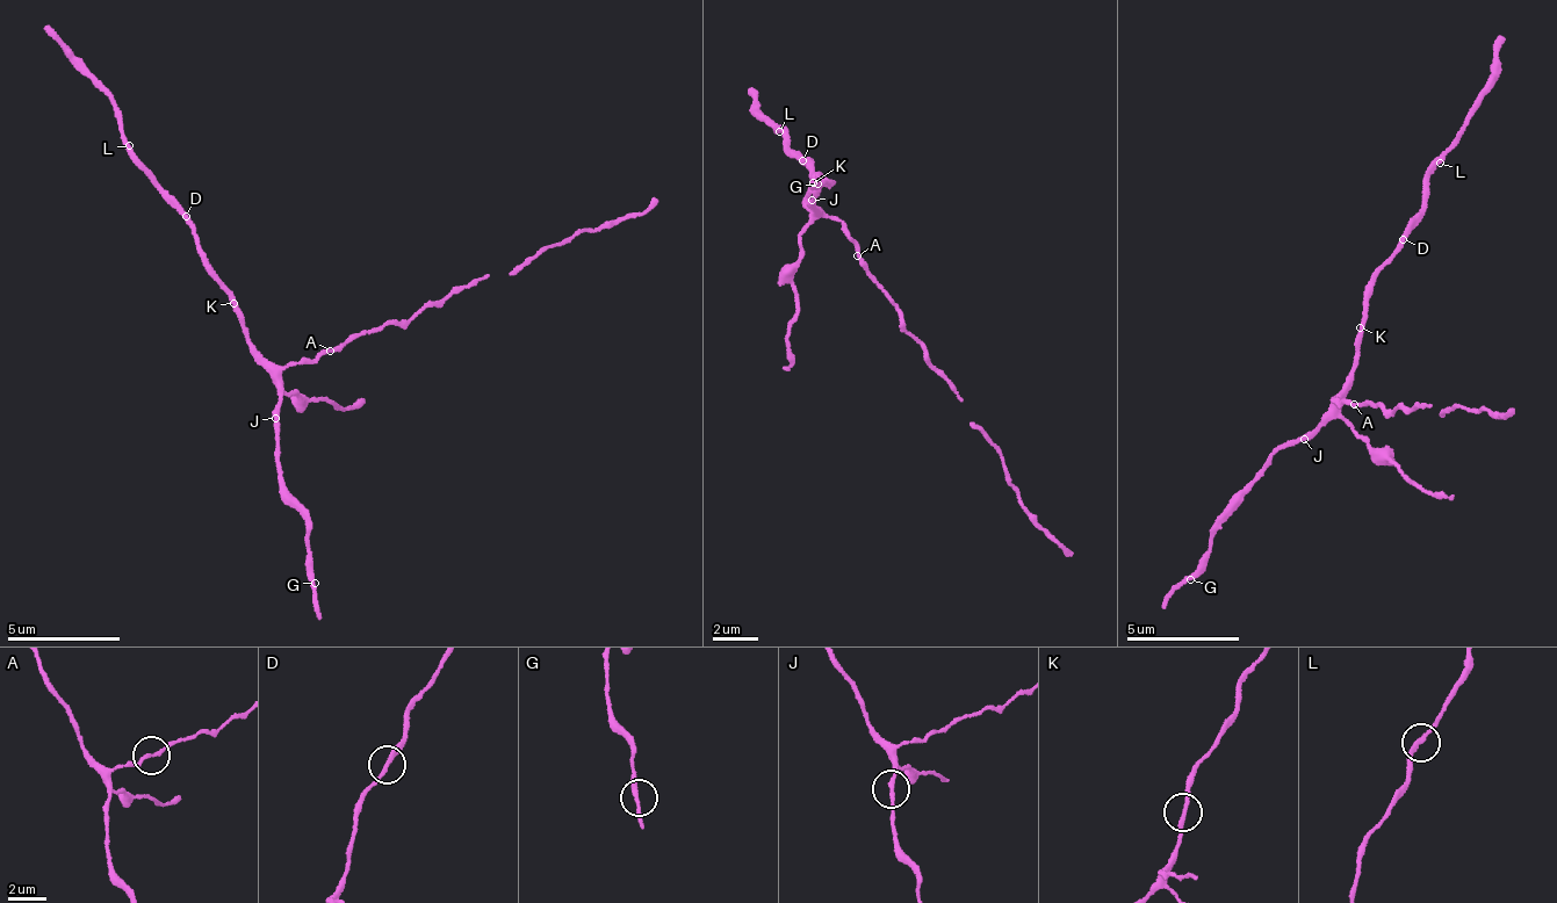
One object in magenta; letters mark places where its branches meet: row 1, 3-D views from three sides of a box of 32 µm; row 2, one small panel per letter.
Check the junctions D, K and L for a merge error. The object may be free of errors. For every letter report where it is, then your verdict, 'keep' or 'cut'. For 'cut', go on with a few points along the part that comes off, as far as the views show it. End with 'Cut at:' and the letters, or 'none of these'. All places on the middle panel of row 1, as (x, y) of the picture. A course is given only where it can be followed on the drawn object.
D: (802, 160) | keep
K: (813, 182) | keep
L: (779, 131) | keep
Cut at: none of these

